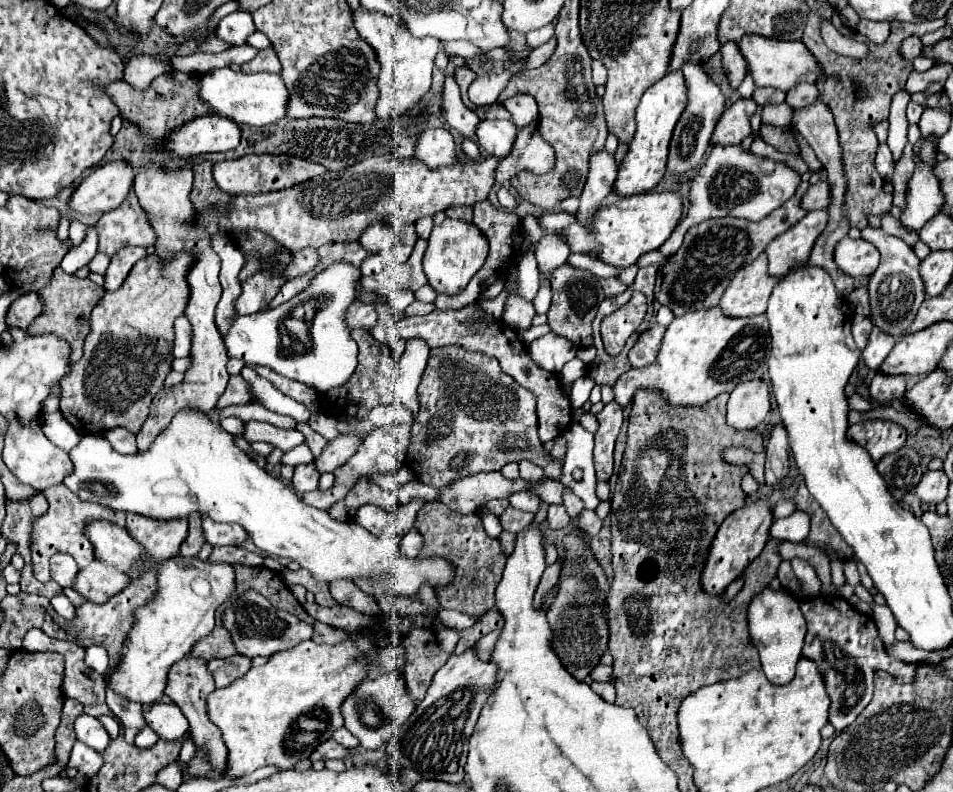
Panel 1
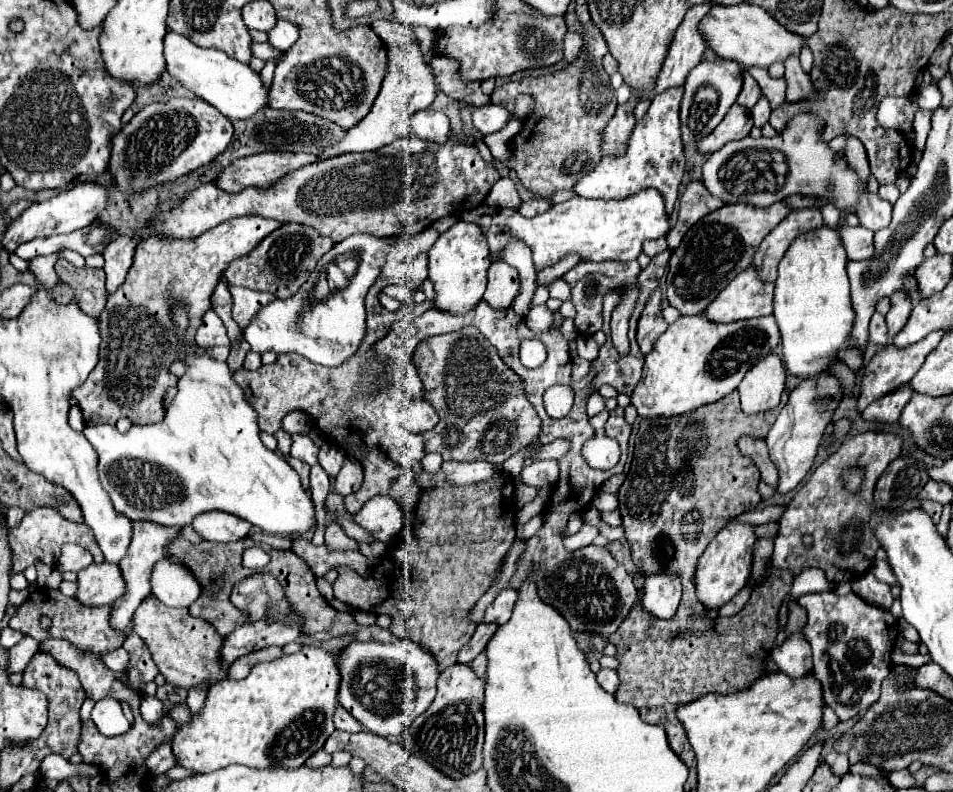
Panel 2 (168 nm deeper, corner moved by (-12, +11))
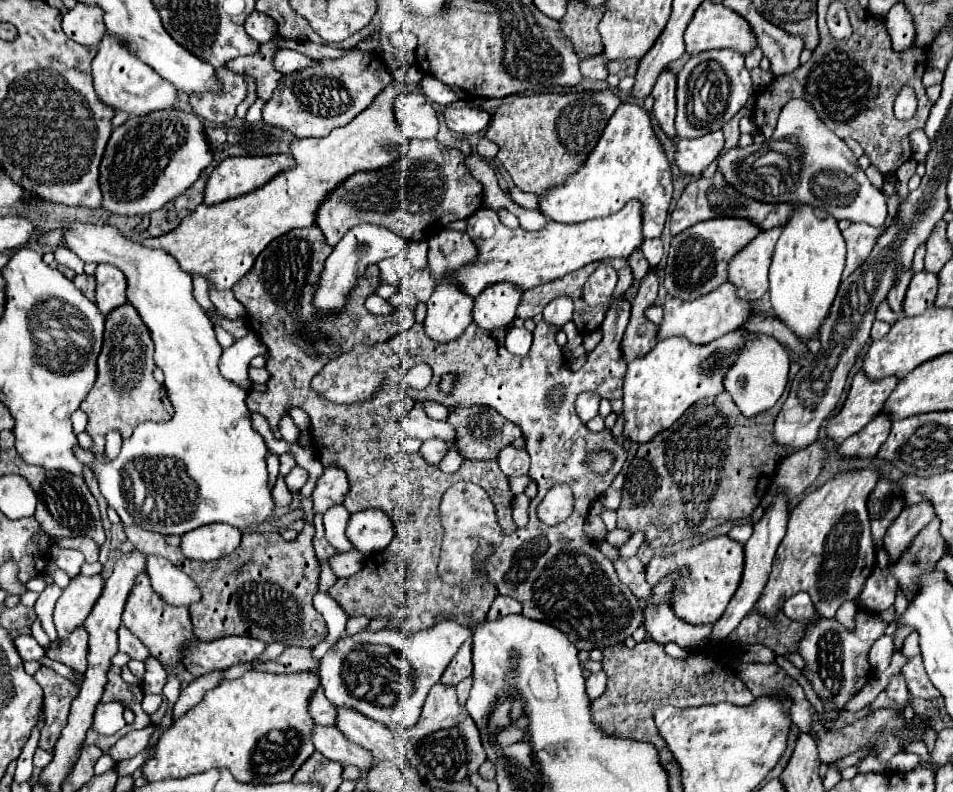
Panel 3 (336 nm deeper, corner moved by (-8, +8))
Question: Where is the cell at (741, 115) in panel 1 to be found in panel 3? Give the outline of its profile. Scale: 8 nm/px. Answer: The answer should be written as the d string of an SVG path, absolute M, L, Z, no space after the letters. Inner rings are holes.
M717 130L713 134L705 134L695 140L679 140L675 152L675 164L681 174L701 174L721 152L723 148L723 132Z

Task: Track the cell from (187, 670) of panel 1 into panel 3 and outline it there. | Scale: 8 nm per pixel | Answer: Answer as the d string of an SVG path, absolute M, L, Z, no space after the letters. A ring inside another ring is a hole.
M143 572L135 578L133 590L129 592L125 610L123 610L123 624L149 648L149 652L165 666L175 666L181 660L183 644L195 640L193 624L189 618L189 610L185 606L169 606L161 596L153 590L149 576Z

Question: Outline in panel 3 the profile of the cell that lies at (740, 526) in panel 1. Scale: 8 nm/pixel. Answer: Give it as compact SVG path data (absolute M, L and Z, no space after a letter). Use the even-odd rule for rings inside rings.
M715 536L697 546L681 548L667 554L655 554L645 568L645 578L649 586L657 586L673 570L687 568L687 578L675 584L671 610L675 616L687 624L715 624L721 614L725 612L729 600L733 598L735 590L739 588L741 574L743 574L743 544L731 540L729 536Z

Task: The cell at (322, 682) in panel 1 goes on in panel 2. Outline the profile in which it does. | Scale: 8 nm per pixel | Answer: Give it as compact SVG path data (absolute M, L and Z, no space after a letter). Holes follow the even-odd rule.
M301 645L293 655L281 659L257 663L251 673L241 679L221 679L211 685L201 715L193 715L189 725L179 727L173 739L173 753L179 765L195 773L213 773L227 765L247 765L257 769L267 767L301 767L315 751L319 751L325 739L335 731L333 713L339 705L337 691L341 675L337 671L337 655L321 649L319 645Z

